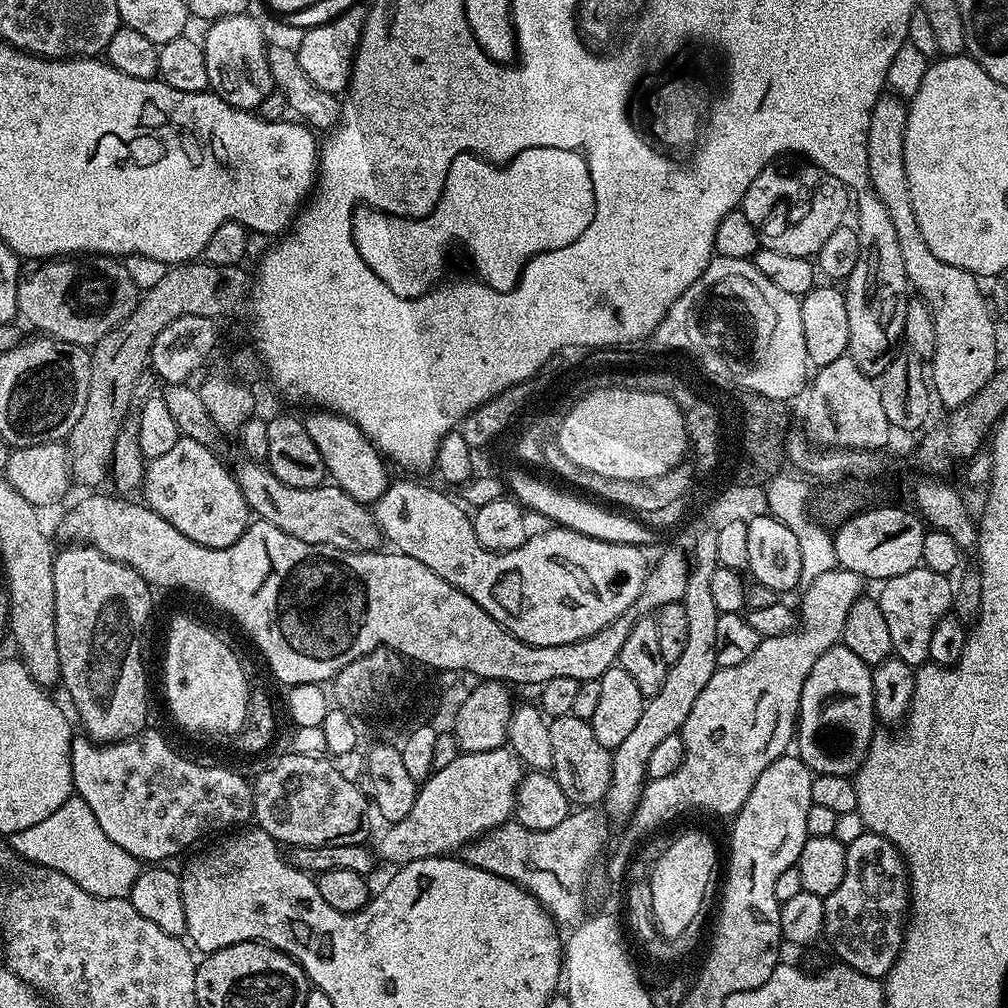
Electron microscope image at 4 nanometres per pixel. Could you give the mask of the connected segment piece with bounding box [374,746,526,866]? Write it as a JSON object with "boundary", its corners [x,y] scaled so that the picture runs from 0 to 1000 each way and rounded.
{"boundary":[[[503,740],[481,746],[457,746],[450,752],[450,756],[446,756],[446,760],[432,763],[429,769],[420,775],[411,792],[411,801],[407,803],[407,808],[403,808],[403,812],[399,812],[394,817],[382,820],[377,834],[371,837],[372,848],[378,854],[386,853],[389,859],[400,859],[428,849],[444,849],[451,846],[448,845],[451,841],[452,844],[459,842],[460,838],[509,813],[512,804],[512,785],[521,769],[520,759]]]}

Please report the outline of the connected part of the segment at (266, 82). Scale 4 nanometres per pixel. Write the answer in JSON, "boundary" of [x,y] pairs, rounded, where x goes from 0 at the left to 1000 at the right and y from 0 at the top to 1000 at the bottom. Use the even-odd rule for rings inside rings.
{"boundary":[[[250,14],[221,16],[205,25],[206,33],[200,36],[204,54],[206,87],[219,95],[228,105],[254,109],[272,89],[266,53],[262,44],[262,28]]]}

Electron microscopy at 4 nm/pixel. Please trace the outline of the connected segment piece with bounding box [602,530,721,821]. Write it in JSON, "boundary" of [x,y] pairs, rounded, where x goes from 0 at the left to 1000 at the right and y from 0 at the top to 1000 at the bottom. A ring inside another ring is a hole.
{"boundary":[[[703,526],[691,534],[690,541],[688,542],[687,548],[685,547],[685,566],[677,596],[681,605],[681,642],[677,644],[673,657],[663,660],[661,677],[657,677],[653,688],[640,693],[637,712],[633,712],[629,724],[607,748],[605,782],[598,792],[597,802],[604,811],[607,809],[611,813],[622,814],[631,805],[631,797],[635,795],[635,786],[641,777],[646,746],[660,732],[674,727],[681,712],[685,712],[685,704],[688,704],[688,696],[692,696],[692,688],[696,688],[700,677],[704,677],[704,673],[710,668],[708,632],[715,607],[712,601],[708,601],[704,573],[711,563],[712,534],[709,527]]]}

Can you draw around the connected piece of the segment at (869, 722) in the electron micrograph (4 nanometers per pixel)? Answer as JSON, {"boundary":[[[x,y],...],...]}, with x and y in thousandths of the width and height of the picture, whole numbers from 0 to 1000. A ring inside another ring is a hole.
{"boundary":[[[836,637],[827,640],[804,665],[796,681],[788,746],[807,768],[848,771],[870,725],[865,663]]]}

